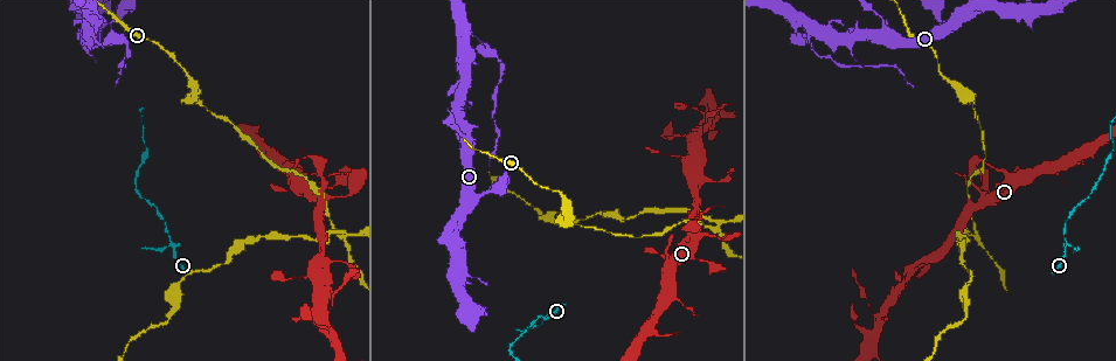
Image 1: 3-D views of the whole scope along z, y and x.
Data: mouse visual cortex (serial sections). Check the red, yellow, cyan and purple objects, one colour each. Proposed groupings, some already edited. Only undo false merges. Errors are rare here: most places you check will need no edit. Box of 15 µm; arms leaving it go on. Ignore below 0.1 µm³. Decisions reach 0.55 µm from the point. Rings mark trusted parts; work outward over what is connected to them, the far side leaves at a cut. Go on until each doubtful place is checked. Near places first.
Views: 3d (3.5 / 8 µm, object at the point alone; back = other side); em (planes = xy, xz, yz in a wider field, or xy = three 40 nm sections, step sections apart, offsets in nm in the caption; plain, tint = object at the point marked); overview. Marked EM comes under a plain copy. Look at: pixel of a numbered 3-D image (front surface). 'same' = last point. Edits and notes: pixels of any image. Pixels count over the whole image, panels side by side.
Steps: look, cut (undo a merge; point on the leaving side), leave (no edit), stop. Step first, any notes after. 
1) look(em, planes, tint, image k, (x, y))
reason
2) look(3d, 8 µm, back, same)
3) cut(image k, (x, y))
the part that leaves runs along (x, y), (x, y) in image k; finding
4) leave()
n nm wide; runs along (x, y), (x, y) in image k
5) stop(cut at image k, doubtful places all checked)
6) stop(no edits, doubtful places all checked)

look(3d, 3.5 µm, image 1, (166, 227))
a narrow waist

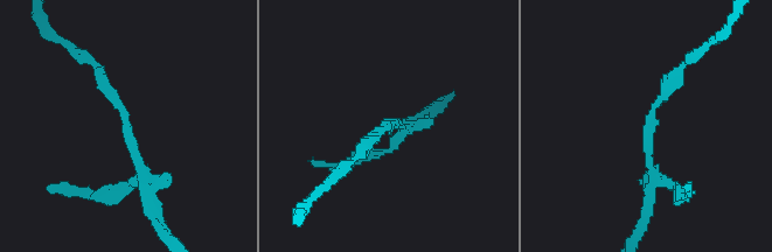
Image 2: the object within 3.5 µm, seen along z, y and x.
look(em, xy, step 2, tint, image 2, (392, 123))
shape alone is not enough

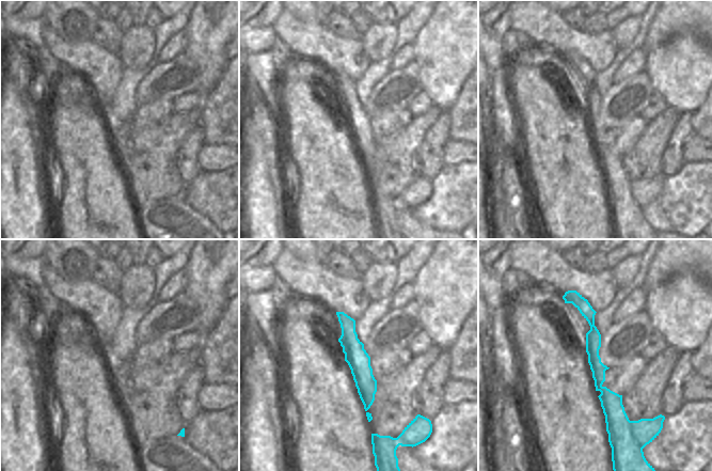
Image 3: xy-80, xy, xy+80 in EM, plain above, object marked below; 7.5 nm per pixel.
leave()
runs along (146, 193), (129, 120), (92, 63) in image 2; all the same cell

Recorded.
look(3d, 8 µm, image 1, (975, 235))
abrupt turn

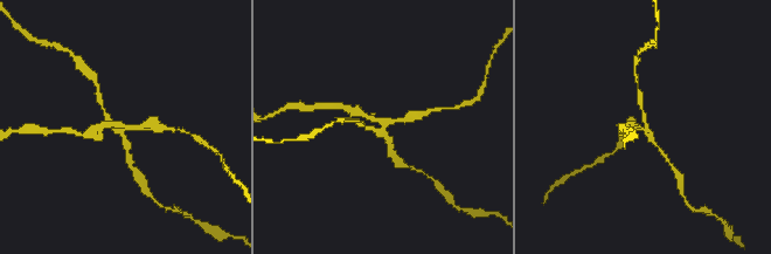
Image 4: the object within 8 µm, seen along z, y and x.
look(em, xy, step 2, tint, image 4, (646, 126))
4 arms; arms of 150, 150, 200, 200 nm

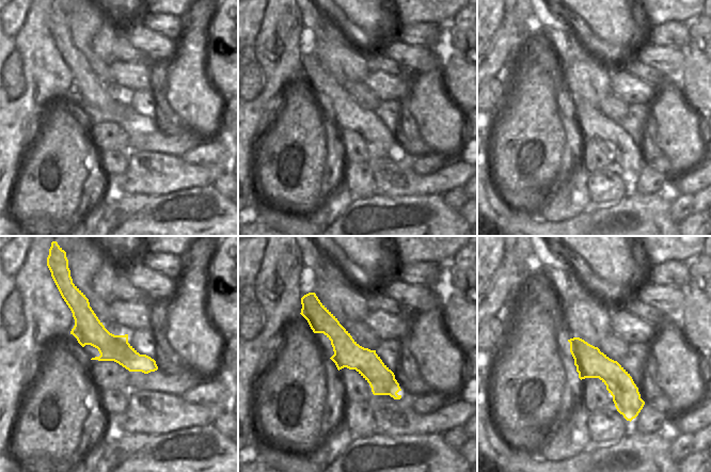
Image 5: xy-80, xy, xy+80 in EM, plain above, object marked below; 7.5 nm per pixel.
cut(image 4, (143, 126))
the part that leaves runs along (123, 128), (102, 123), (83, 135) in image 4; two cells meet here

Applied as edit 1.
look(overview)

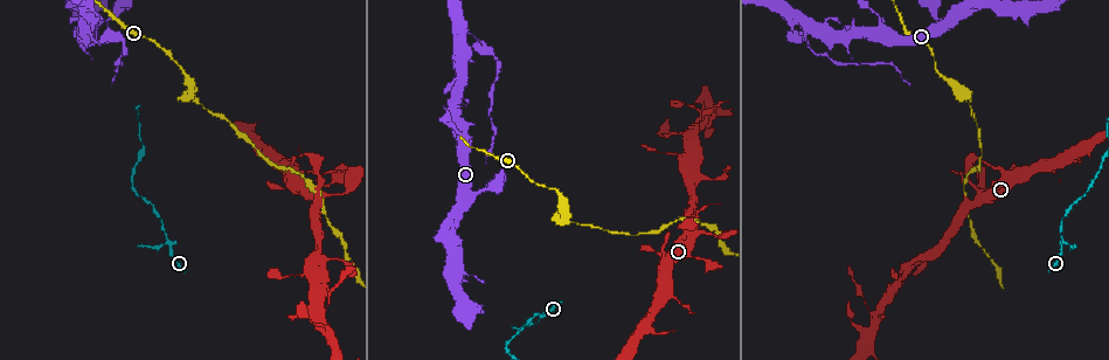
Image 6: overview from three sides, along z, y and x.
look(3d, 3.5 µm, image 6, (102, 18))
thick turns thin

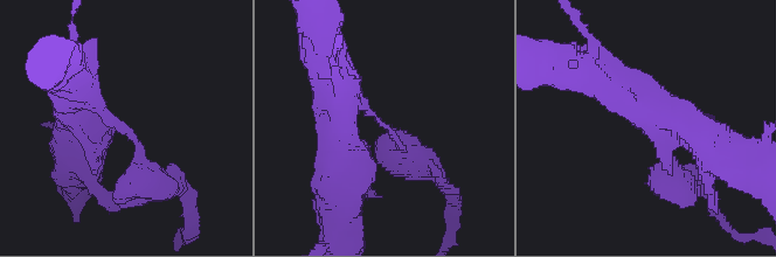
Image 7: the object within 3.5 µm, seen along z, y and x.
look(em, planes, tint, image 7, (119, 124))
arms of 200, 400 nm; need the tissue

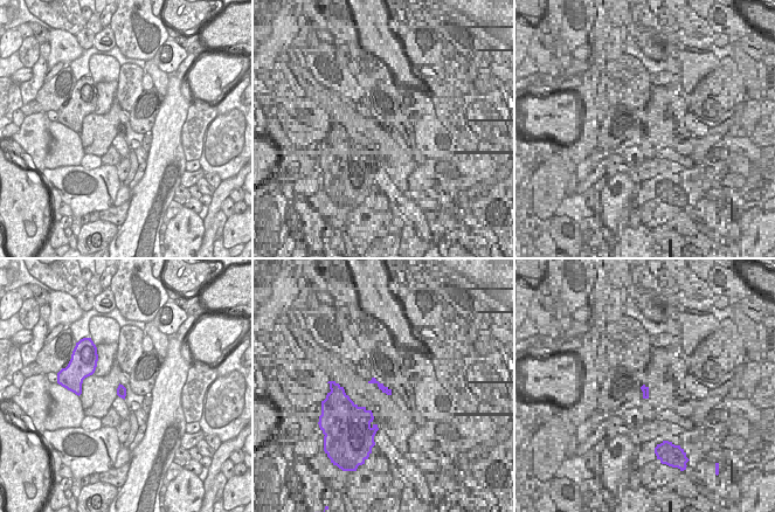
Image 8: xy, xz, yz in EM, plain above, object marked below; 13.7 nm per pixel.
look(em, xy, step 2, tint, same)
another direction

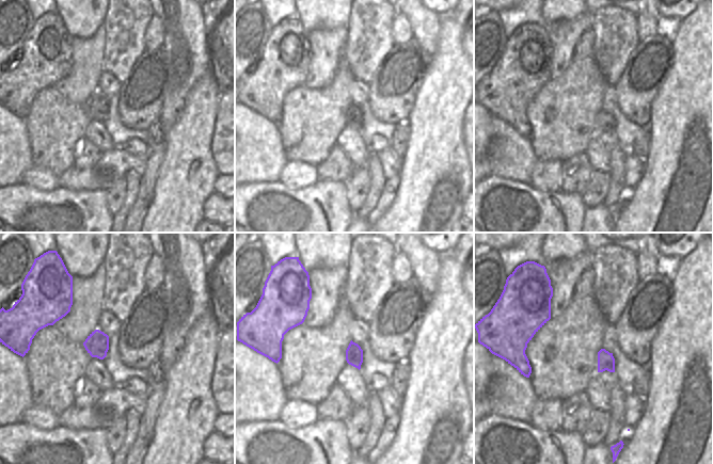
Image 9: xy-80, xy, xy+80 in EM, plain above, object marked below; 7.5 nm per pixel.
cut(image 7, (393, 134))
the part that leaves runs along (371, 113), (424, 164) in image 7; two cells meet here

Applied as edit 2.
stop(cut at image 4, cut at image 7, doubtful places all checked)

